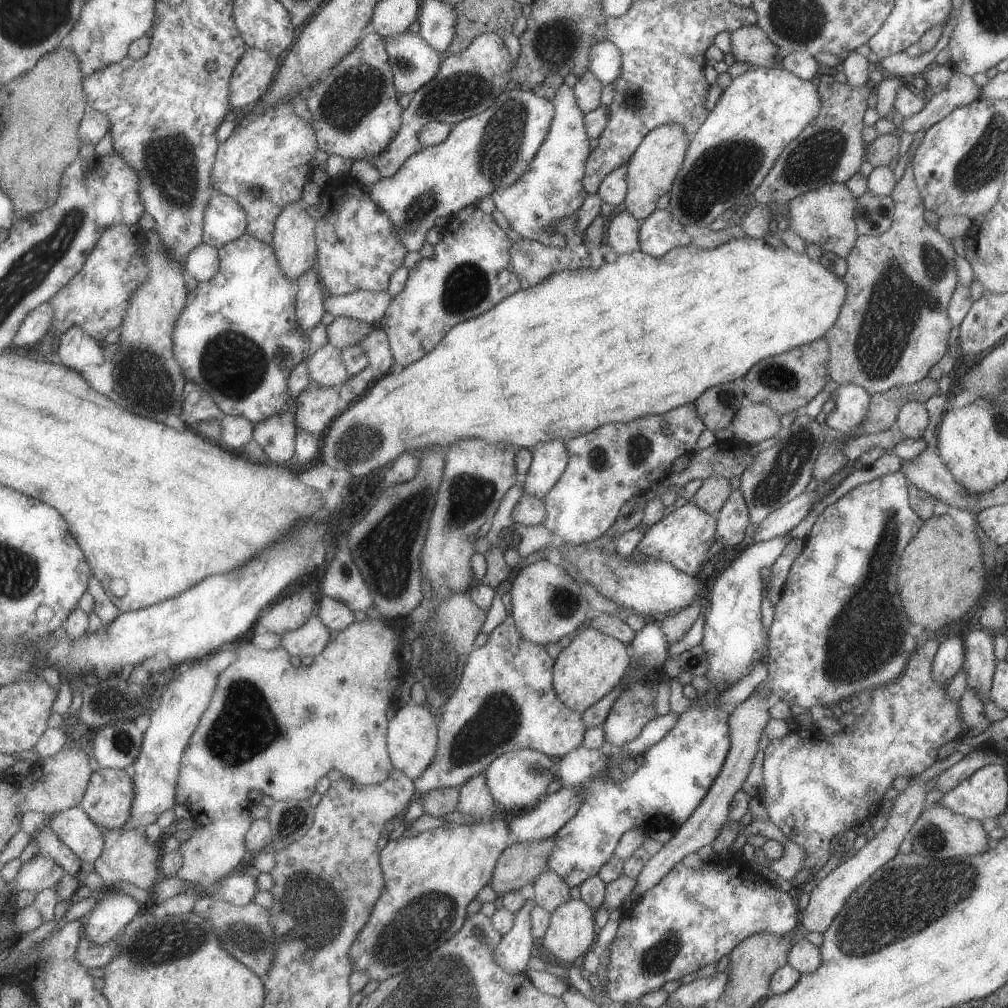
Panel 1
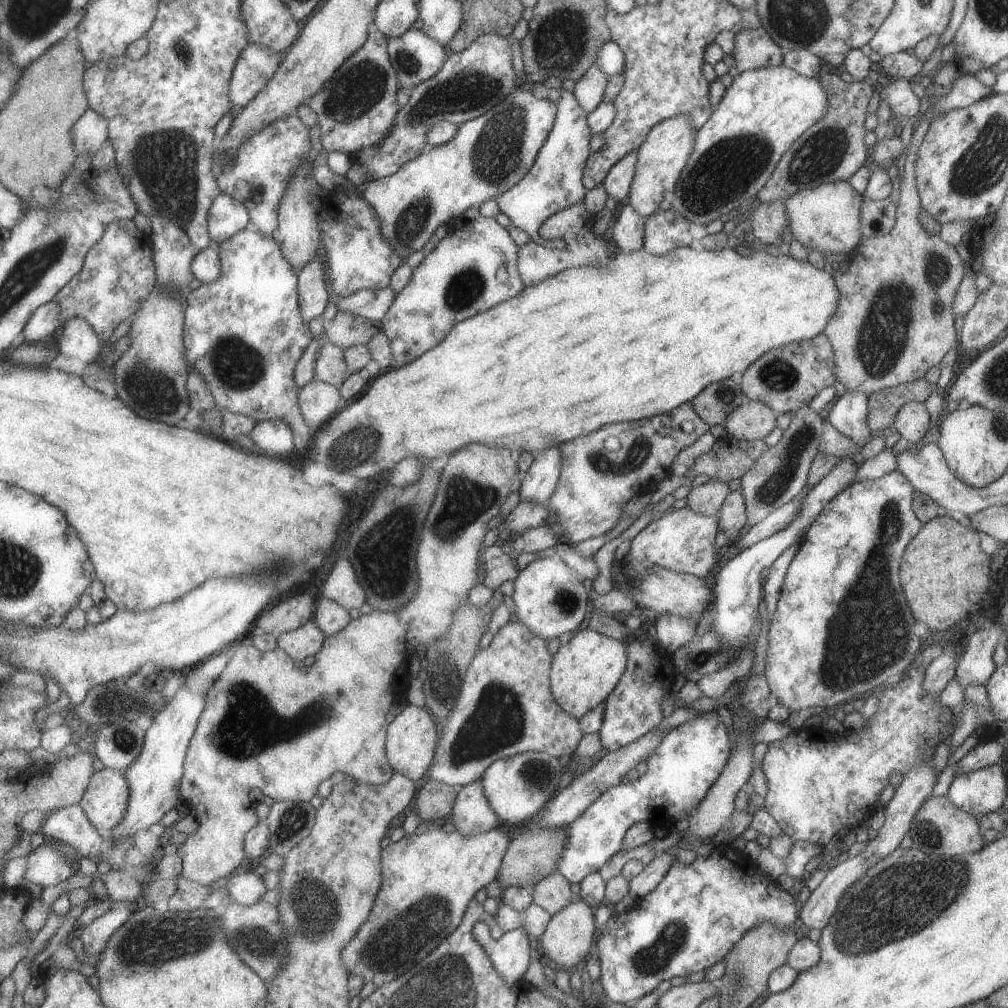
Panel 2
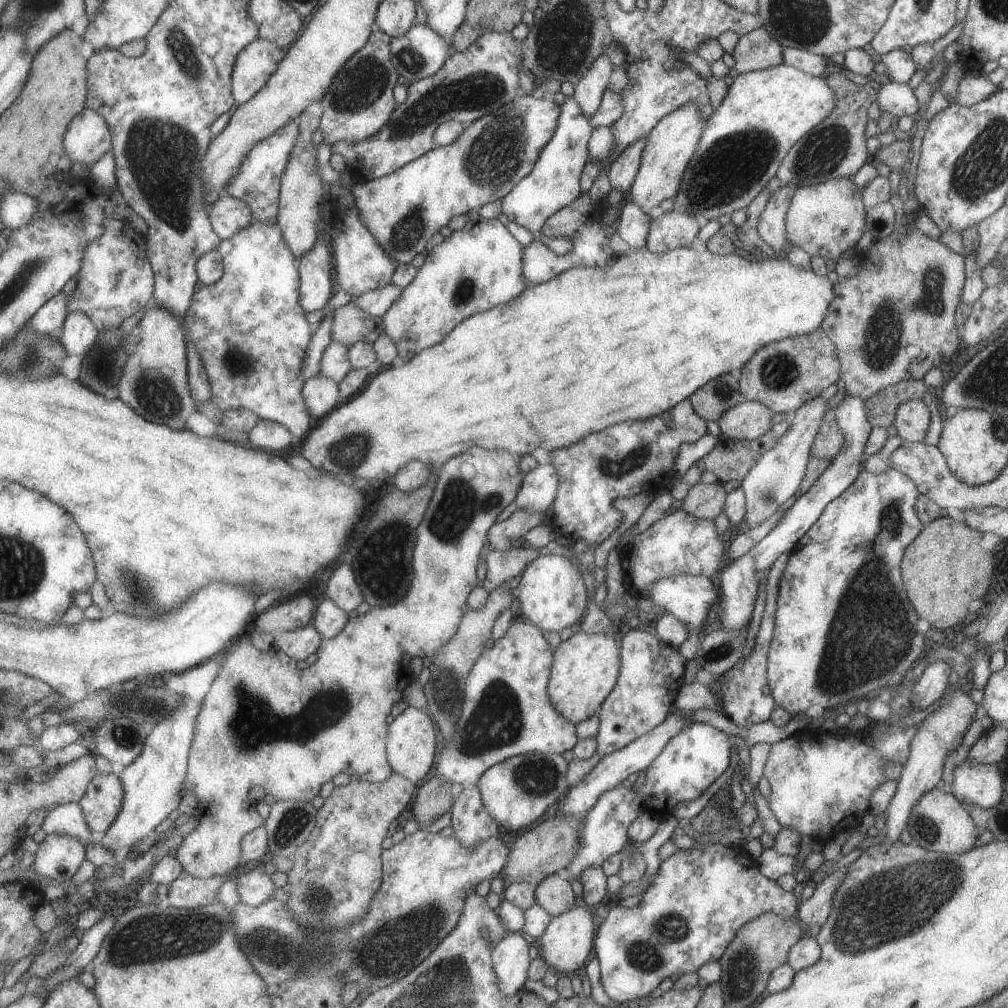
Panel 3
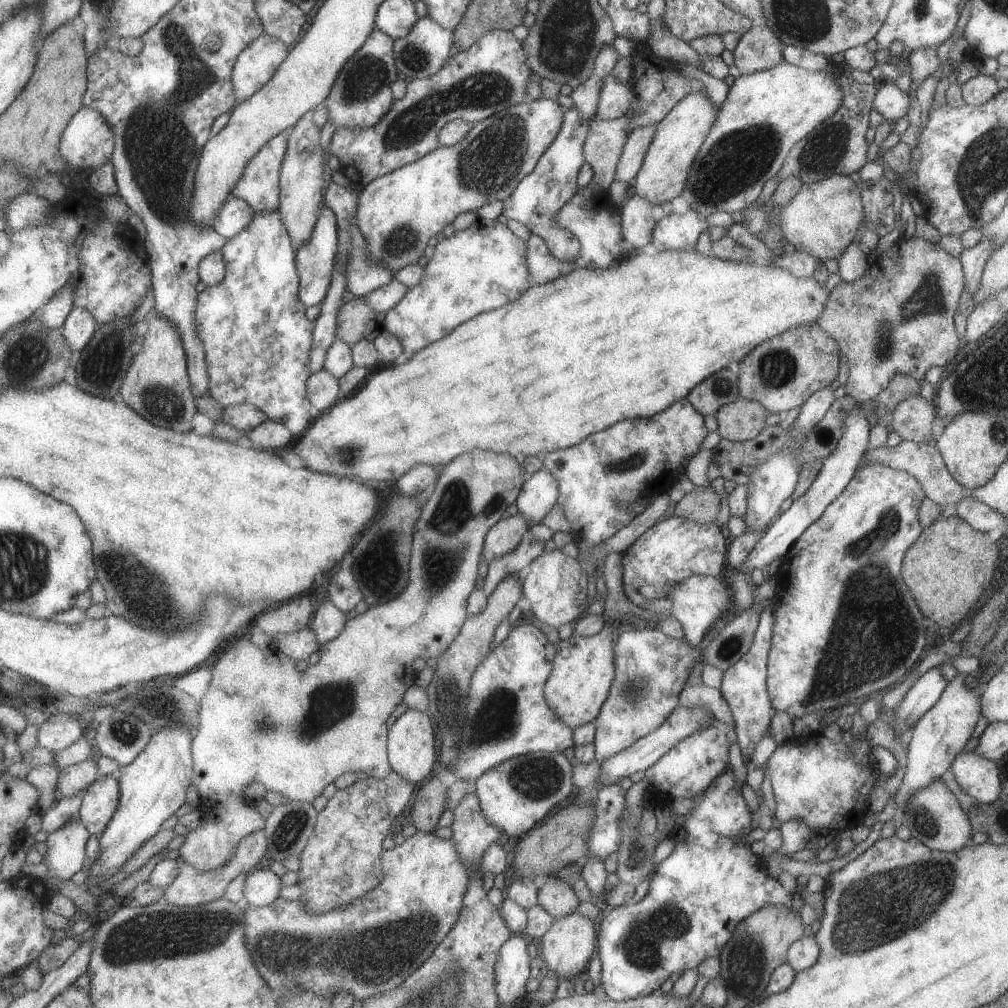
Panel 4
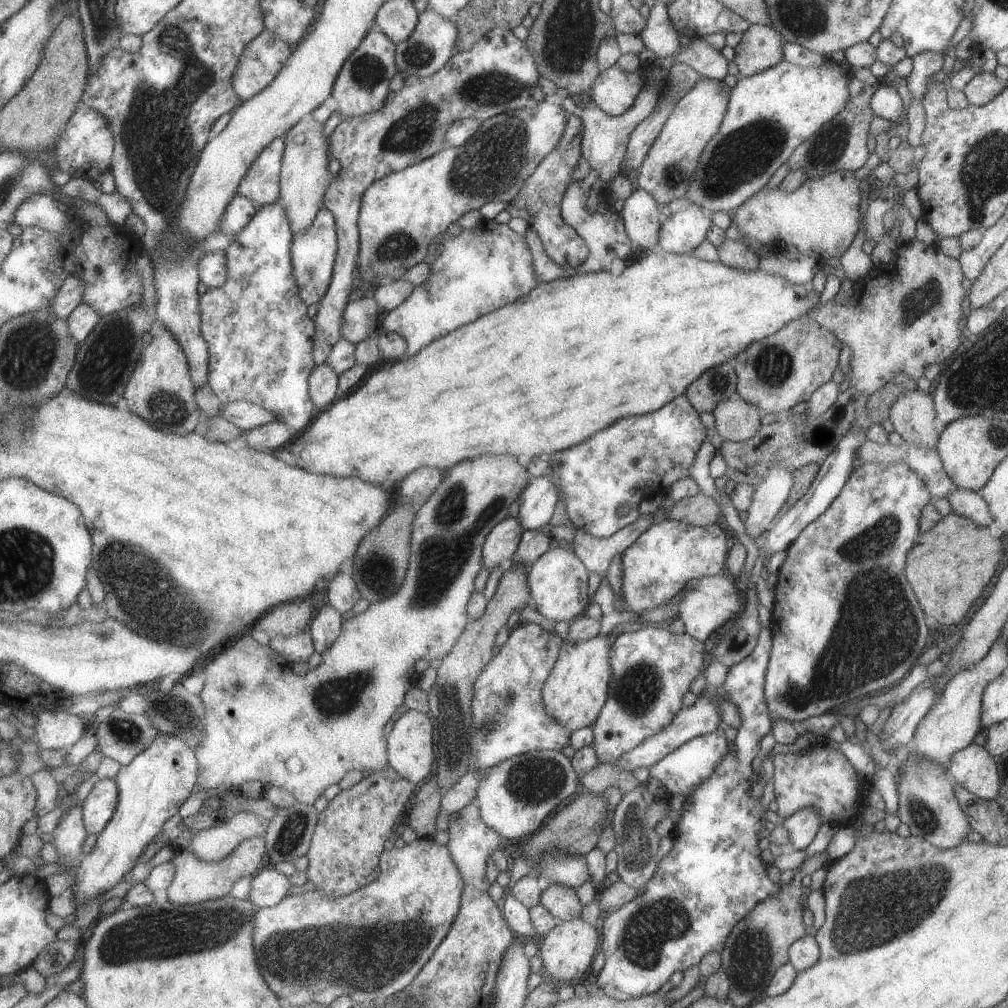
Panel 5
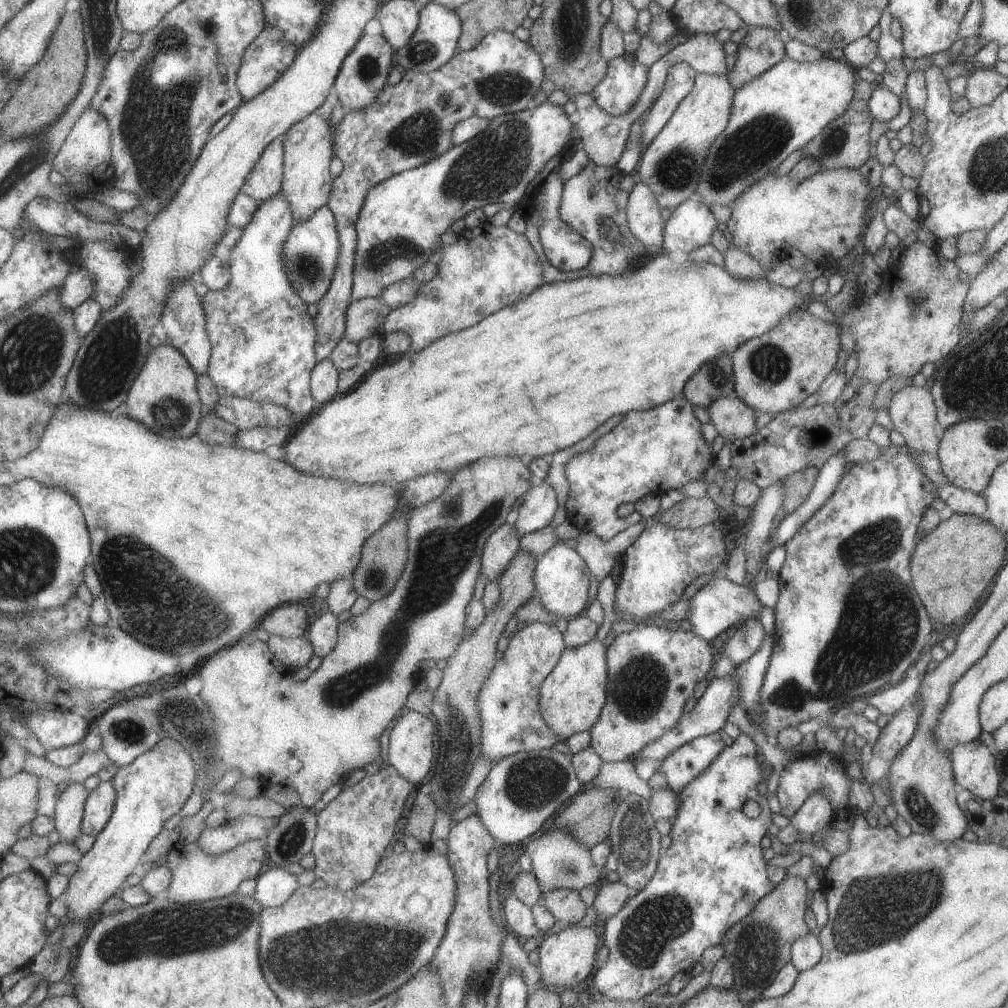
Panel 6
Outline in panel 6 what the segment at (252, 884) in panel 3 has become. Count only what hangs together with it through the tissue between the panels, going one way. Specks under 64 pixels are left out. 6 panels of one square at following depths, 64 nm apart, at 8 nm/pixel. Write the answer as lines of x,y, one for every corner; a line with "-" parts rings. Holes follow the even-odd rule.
277,867
264,872
256,880
253,896
264,907
278,907
285,904
299,888
297,874
292,874
285,867

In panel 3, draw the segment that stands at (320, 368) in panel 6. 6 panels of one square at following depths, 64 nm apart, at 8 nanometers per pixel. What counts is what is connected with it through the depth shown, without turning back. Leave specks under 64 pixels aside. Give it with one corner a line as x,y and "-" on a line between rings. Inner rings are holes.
323,373
306,380
303,394
312,414
313,426
345,401
340,384

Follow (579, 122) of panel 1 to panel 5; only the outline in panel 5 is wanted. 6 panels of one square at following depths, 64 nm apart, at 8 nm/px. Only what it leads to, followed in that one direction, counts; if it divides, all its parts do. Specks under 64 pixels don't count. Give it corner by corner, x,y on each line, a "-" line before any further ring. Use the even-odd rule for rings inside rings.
577,112
569,114
568,118
566,134
563,135
562,142
539,165
538,170
527,180
526,186
519,192
518,198
510,203
507,210
511,216
523,218
529,225
533,225
540,234
548,255
566,269
578,267
589,256
579,232
561,218
561,202
565,198
565,192
575,182
572,172
581,154
582,121
579,120

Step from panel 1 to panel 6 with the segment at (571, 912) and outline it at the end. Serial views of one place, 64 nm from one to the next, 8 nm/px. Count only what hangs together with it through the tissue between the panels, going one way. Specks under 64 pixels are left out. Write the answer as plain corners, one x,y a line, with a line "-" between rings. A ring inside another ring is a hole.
573,926
553,933
539,943
540,963
539,968
542,972
542,980
548,987
559,990
576,990
579,988
579,982
583,982
593,968
593,962
596,962
597,936
590,927
579,928

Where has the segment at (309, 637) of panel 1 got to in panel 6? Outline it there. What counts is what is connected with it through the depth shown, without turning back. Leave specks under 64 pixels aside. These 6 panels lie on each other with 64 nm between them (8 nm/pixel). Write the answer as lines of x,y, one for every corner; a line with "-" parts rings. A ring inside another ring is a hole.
272,635
268,643
280,662
289,670
307,666
315,655
314,644
305,637
287,638

